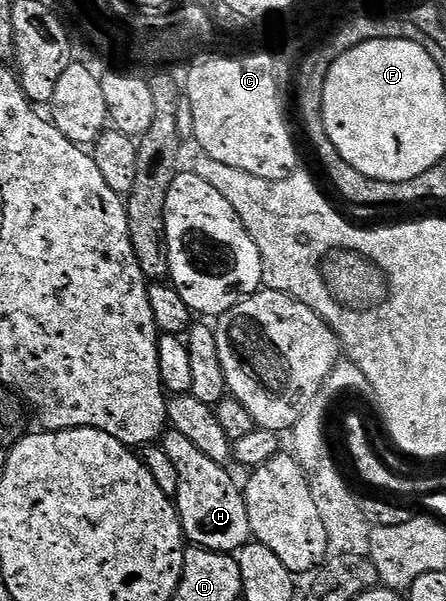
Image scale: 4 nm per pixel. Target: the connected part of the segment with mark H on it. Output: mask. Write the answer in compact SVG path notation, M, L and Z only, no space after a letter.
M169 428L162 438L164 453L176 472L174 504L180 514L180 527L184 536L197 549L209 549L215 553L235 555L252 537L250 515L246 515L246 503L241 486L227 472L225 466L214 463L202 455L198 447L177 429Z

